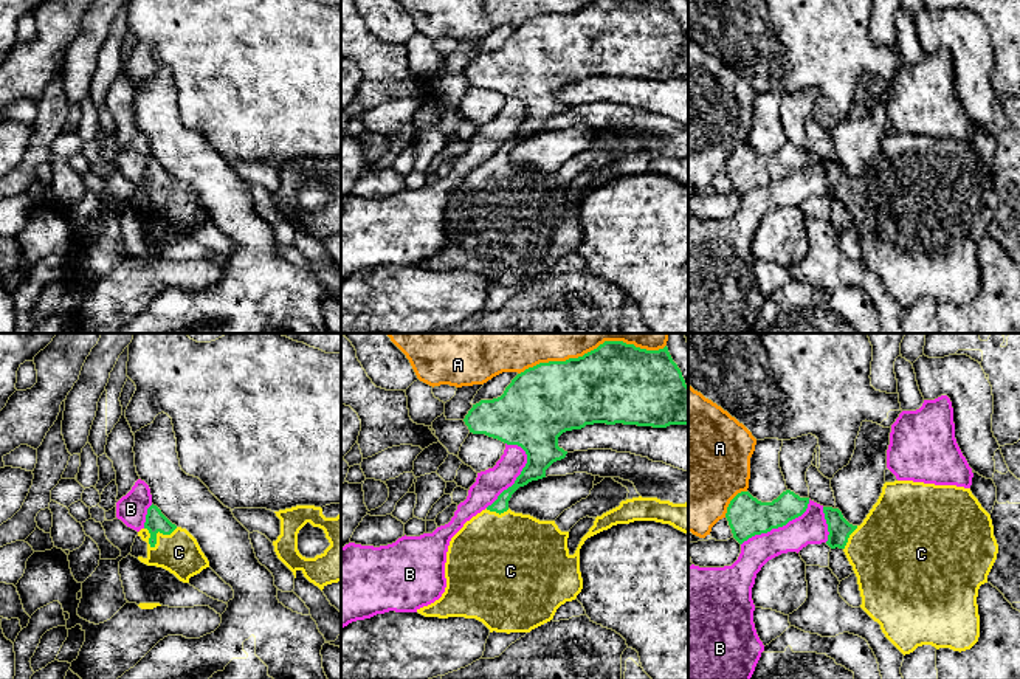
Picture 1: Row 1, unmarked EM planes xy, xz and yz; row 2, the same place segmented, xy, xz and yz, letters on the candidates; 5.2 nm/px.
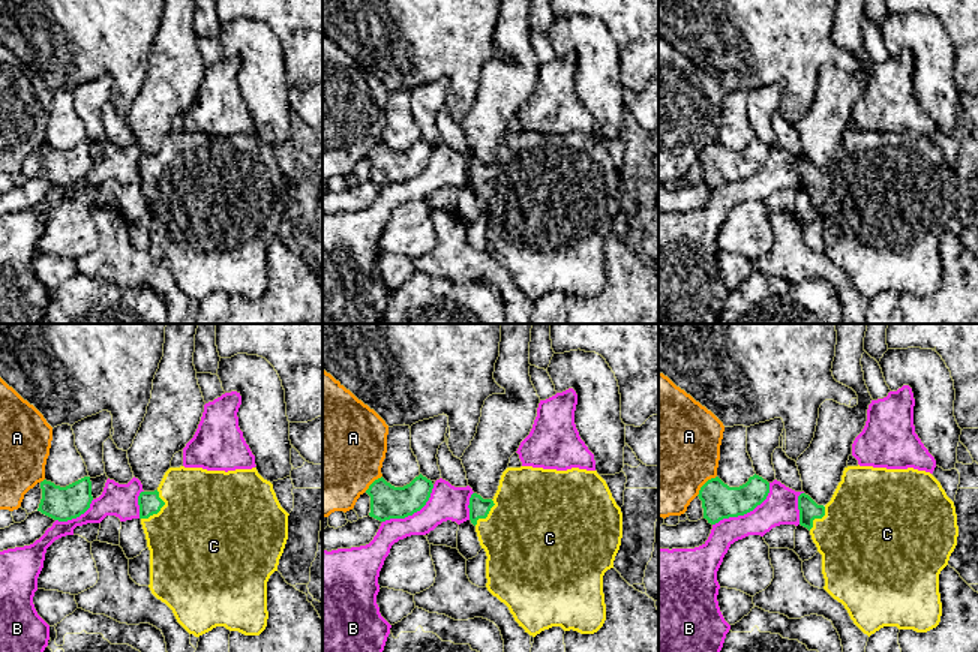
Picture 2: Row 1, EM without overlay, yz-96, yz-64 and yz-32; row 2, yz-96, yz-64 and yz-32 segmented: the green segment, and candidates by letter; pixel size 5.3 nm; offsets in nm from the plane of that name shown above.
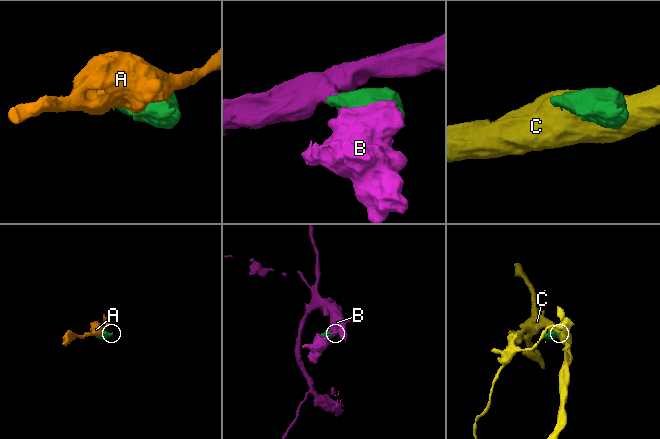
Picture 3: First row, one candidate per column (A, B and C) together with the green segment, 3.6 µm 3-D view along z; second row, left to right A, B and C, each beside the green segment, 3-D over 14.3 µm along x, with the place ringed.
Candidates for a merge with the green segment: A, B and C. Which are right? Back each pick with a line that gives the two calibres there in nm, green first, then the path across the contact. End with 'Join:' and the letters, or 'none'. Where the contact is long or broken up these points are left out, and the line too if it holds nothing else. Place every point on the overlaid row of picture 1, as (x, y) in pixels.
C: Thickness 110 nm (green) against 220 nm. Path across: xy (155, 521), (158, 530), (179, 552)
Join: C

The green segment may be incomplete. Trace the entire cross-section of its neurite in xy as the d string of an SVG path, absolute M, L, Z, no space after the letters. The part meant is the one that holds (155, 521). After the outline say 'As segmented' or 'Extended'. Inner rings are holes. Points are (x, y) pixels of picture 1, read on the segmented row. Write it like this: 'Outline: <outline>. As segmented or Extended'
Outline: M153 504L147 508L138 536L147 543L147 557L138 560L169 570L183 583L189 583L191 577L209 567L197 539L186 529L172 524Z. Extended

